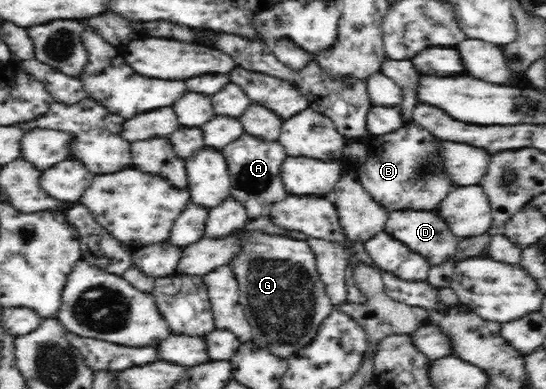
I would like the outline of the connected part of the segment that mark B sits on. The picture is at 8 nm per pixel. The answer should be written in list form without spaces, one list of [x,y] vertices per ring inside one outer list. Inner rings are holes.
[[[414,121],[406,122],[402,127],[396,128],[396,131],[384,135],[369,135],[364,141],[368,151],[368,161],[358,169],[360,183],[364,183],[364,187],[368,187],[368,193],[390,211],[404,209],[404,207],[416,211],[433,211],[452,190],[456,189],[457,185],[446,173],[445,161],[440,157],[440,151],[436,147],[438,139],[420,124]]]

